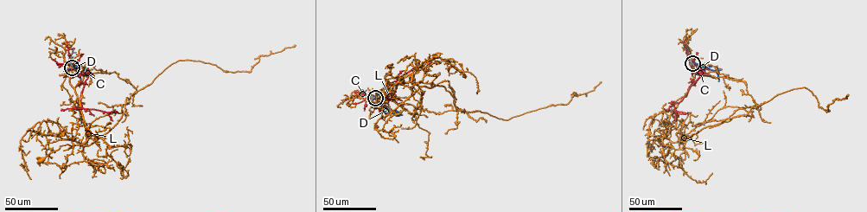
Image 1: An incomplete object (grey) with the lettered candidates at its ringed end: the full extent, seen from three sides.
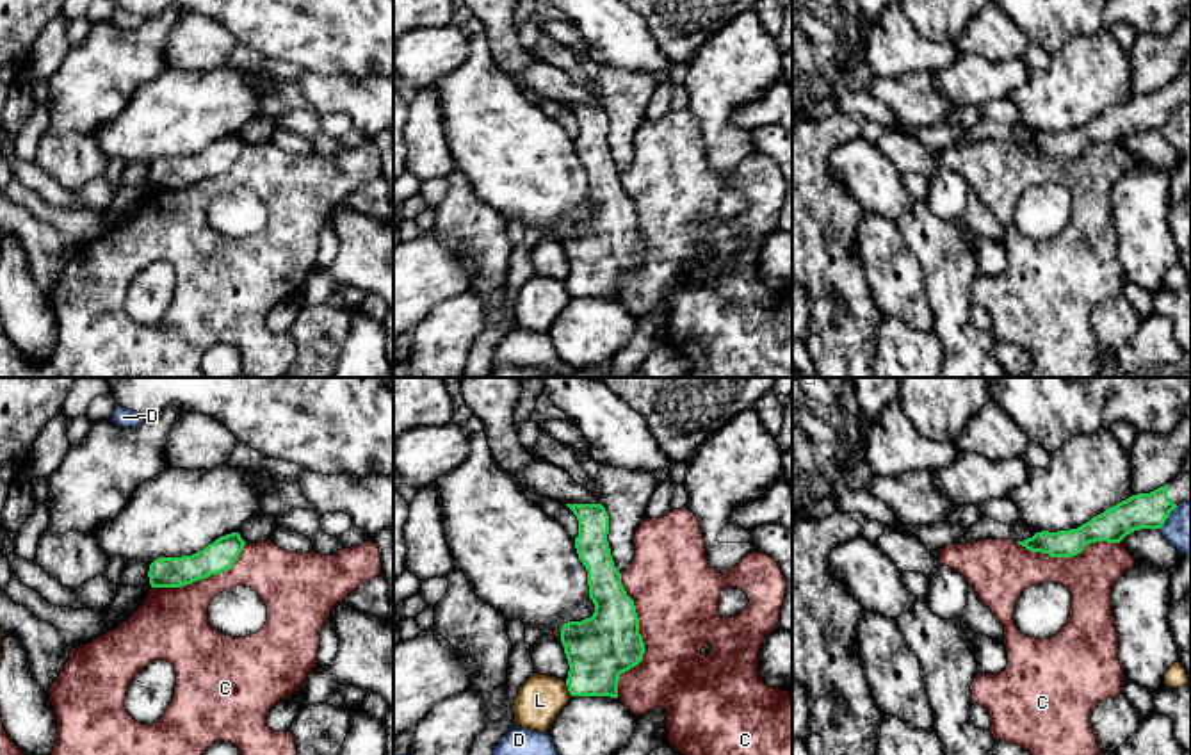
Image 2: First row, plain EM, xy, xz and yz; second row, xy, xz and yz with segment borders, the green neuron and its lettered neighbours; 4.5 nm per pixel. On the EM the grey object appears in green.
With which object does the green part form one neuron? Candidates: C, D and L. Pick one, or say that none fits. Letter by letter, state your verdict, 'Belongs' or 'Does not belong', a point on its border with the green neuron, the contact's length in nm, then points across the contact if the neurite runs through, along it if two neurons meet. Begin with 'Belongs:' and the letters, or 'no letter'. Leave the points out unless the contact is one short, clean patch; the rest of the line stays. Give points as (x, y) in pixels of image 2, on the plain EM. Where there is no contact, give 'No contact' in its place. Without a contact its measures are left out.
Belongs: no letter
C: Does not belong. Touches green at xz (641, 239). Shared border 550 nm
D: Does not belong. Touches green at yz (1166, 118). Shared border 140 nm. Boundary: yz (1177, 107), (1159, 130)
L: Does not belong. Touches green at xz (568, 291). Shared border 70 nm. Boundary: xz (565, 284), (572, 296)

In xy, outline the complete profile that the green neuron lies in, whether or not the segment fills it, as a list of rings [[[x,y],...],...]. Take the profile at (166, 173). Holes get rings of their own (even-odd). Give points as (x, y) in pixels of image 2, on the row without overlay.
[[[239,134],[217,139],[192,157],[158,158],[150,166],[151,189],[182,189],[233,167],[246,142]]]

